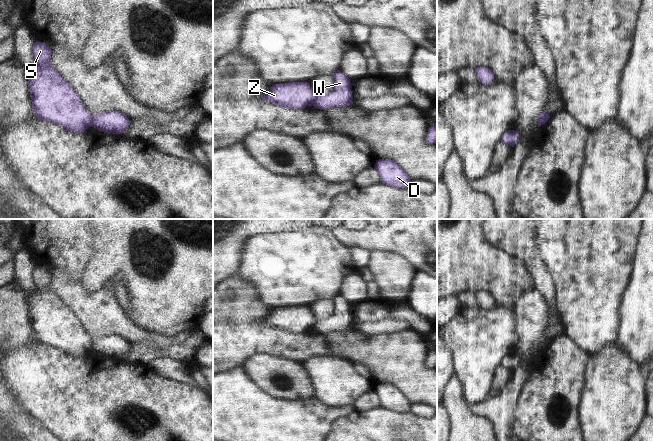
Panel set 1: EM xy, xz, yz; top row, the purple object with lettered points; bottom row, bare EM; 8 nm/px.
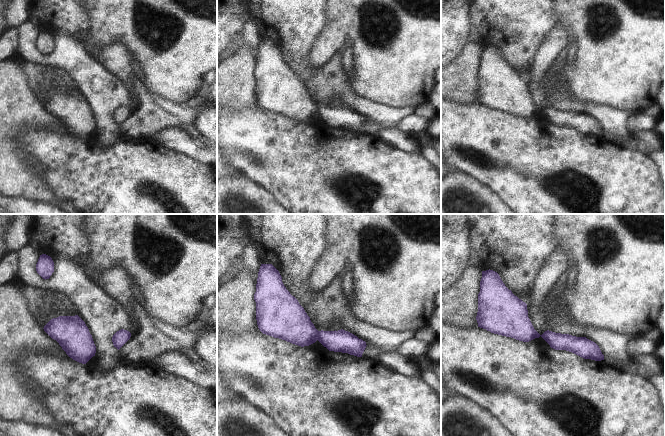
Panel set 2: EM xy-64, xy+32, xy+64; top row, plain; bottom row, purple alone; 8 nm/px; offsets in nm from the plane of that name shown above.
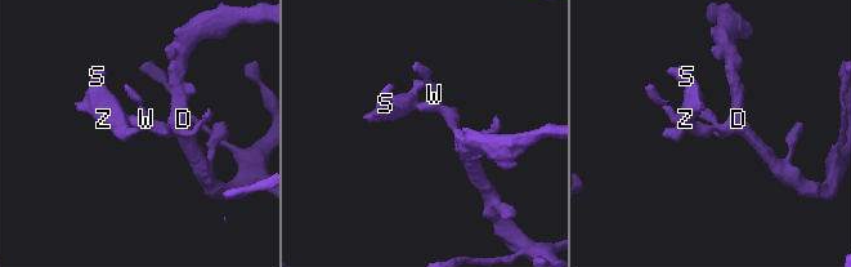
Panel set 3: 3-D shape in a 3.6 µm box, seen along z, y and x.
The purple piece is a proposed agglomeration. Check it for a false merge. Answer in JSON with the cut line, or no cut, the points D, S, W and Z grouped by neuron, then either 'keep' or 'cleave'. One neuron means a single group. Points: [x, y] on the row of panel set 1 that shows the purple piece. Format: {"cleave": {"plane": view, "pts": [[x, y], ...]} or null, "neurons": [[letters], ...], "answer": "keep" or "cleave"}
{"cleave": {"plane": "xy", "pts": [[90, 116], [91, 125]]}, "neurons": [["D", "W"], ["S", "Z"]], "answer": "cleave"}

